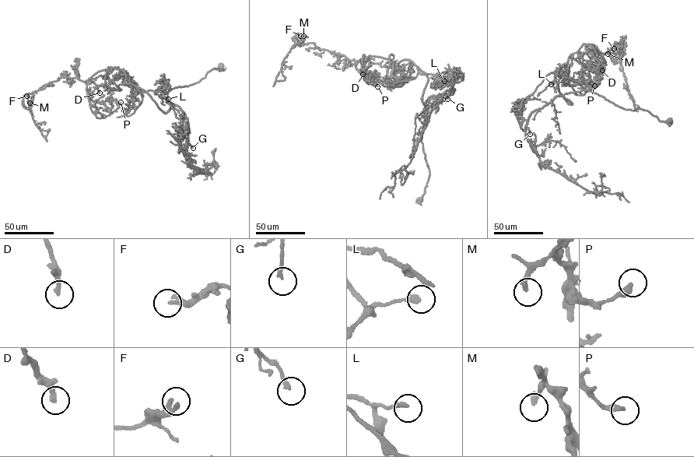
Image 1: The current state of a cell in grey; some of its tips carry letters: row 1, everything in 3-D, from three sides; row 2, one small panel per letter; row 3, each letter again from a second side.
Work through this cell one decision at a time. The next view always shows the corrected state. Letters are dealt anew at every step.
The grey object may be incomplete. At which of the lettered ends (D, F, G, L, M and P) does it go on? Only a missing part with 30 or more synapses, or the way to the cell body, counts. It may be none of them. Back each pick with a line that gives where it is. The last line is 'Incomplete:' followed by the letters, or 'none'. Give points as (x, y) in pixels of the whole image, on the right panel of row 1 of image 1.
Incomplete: none

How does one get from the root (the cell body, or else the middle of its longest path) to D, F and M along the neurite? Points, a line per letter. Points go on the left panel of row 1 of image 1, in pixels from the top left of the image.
D: (221, 67), (167, 93), (173, 106), (165, 113), (134, 86), (109, 86), (106, 68), (88, 82), (99, 93)
F: (221, 67), (167, 93), (165, 113), (134, 86), (109, 86), (106, 68), (26, 96)
M: (221, 67), (167, 93), (165, 113), (134, 86), (109, 86), (106, 68), (85, 82), (61, 77), (29, 103)

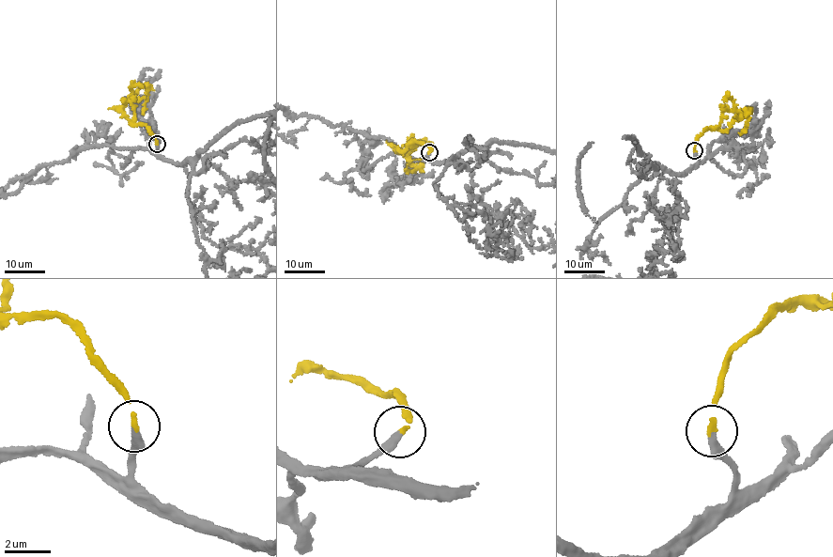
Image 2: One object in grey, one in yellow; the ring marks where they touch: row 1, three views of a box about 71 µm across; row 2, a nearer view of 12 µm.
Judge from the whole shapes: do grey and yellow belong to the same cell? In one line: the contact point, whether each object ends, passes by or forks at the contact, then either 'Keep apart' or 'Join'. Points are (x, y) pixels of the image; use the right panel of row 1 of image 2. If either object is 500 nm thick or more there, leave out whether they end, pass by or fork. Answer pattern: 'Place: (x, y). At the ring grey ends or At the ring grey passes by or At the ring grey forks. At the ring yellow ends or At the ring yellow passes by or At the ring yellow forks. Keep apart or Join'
Place: (694, 150). At the ring grey ends. At the ring yellow ends. Join

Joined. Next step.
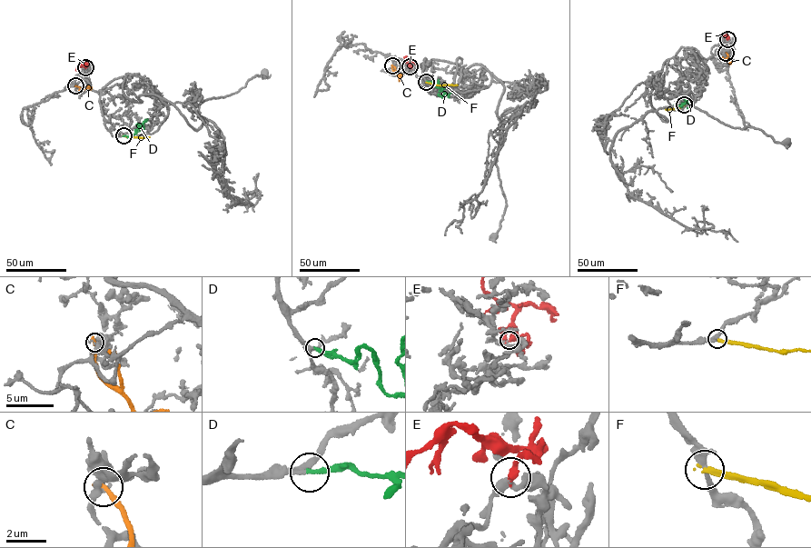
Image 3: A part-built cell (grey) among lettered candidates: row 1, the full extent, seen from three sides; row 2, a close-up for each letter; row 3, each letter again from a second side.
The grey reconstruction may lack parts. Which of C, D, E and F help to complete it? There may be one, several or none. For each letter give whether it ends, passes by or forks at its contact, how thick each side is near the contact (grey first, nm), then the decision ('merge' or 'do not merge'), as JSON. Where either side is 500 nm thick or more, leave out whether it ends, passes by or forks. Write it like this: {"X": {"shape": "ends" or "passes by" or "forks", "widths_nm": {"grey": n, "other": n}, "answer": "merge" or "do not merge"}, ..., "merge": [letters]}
{"C": {"shape": "ends", "widths_nm": {"grey": 240, "other": 280}, "answer": "do not merge"}, "D": {"shape": "ends", "widths_nm": {"grey": 180, "other": 260}, "answer": "merge"}, "E": {"shape": "ends", "widths_nm": {"grey": 240, "other": 400}, "answer": "merge"}, "F": {"shape": "ends", "widths_nm": {"grey": 280, "other": 240}, "answer": "do not merge"}, "merge": ["D", "E"]}

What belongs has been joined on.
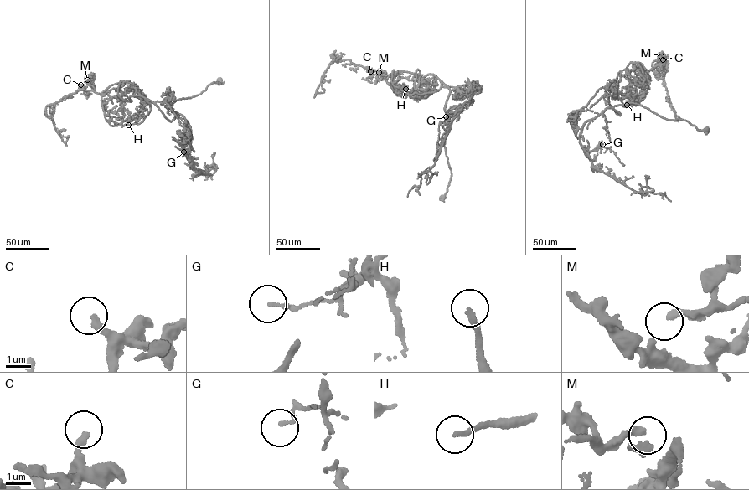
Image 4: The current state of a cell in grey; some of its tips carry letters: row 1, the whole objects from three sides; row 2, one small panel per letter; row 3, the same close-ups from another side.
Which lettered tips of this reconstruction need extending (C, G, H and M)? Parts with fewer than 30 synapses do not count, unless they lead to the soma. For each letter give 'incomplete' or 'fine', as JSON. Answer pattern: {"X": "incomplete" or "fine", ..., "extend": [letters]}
{"C": "fine", "G": "fine", "H": "incomplete", "M": "fine", "extend": ["H"]}

